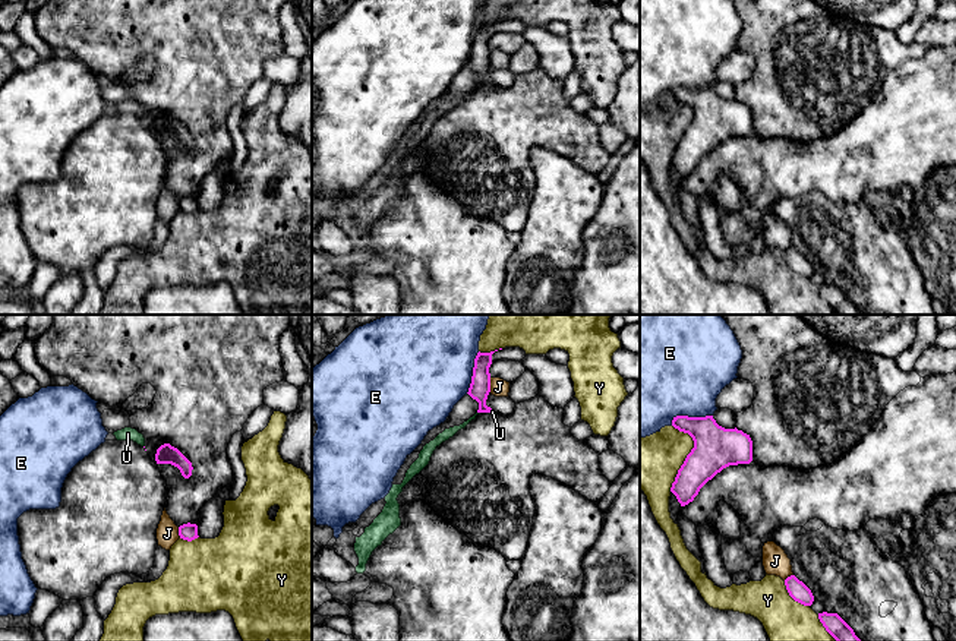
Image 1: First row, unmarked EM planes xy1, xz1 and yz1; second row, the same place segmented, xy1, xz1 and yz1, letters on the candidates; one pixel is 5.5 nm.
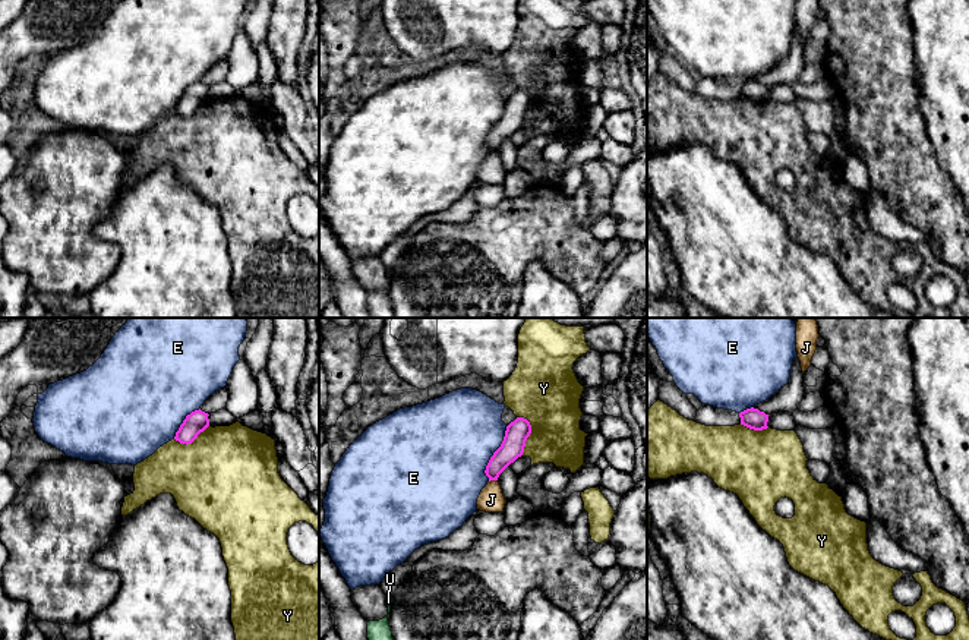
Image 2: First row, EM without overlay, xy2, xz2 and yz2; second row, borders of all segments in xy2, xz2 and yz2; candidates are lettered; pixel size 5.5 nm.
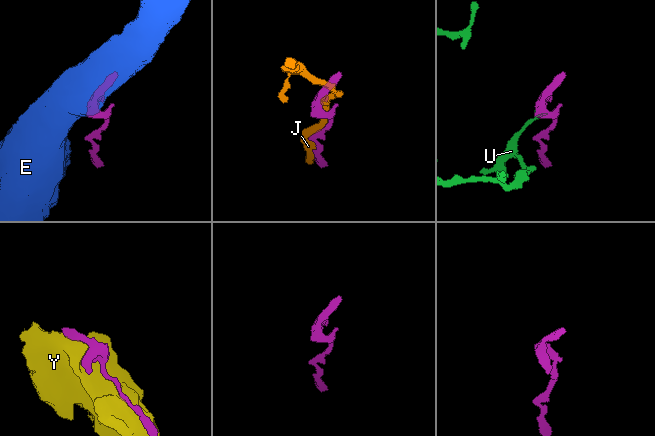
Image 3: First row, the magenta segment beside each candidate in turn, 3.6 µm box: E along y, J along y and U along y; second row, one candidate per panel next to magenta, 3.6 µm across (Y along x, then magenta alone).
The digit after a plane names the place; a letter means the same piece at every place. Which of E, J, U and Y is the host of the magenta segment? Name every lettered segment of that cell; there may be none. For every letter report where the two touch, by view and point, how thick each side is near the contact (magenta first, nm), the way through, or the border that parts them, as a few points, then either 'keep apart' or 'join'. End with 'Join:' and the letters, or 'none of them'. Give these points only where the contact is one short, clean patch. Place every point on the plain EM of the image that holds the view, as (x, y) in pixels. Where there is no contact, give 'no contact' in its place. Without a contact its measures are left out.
E: xz2 (494, 126) | 130/480 nm | keep apart
J: xz1 (489, 57) | 120/100 nm | keep apart
U: xz1 (491, 84) | 120/20 nm | across xz1 (479, 62), (482, 76), (491, 84), (492, 84) | join
Y: yz1 (687, 128) | 240/300 nm | keep apart
Join: U

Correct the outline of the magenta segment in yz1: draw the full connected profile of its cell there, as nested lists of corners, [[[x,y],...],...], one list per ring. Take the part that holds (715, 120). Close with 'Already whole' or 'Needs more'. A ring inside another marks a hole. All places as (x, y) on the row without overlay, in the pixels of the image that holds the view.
[[[676,88],[672,98],[688,105],[694,113],[694,120],[678,142],[671,160],[681,179],[692,174],[700,161],[723,140],[753,133],[750,107],[736,100],[719,98],[713,88]]]. Already whole

